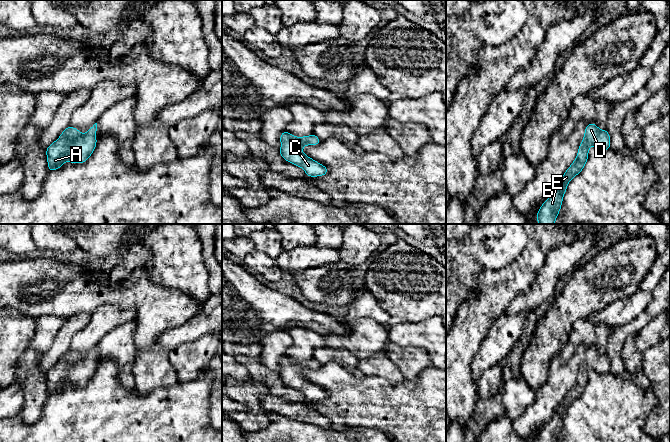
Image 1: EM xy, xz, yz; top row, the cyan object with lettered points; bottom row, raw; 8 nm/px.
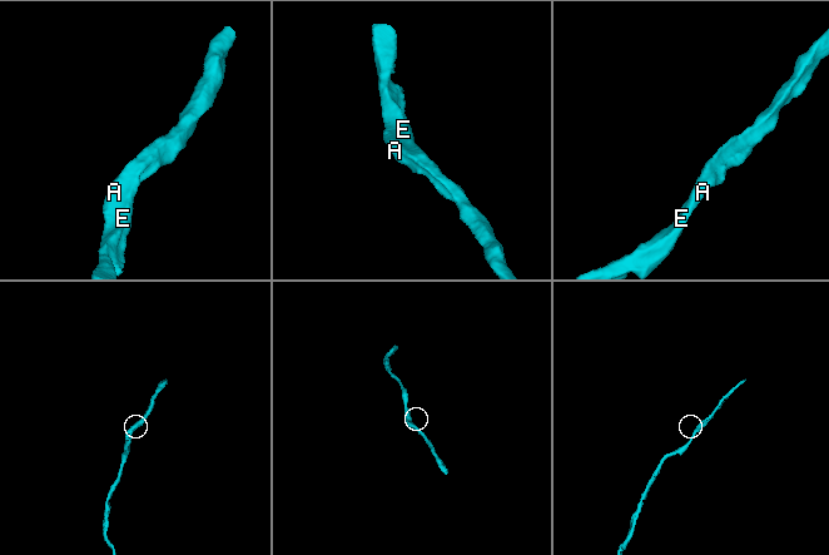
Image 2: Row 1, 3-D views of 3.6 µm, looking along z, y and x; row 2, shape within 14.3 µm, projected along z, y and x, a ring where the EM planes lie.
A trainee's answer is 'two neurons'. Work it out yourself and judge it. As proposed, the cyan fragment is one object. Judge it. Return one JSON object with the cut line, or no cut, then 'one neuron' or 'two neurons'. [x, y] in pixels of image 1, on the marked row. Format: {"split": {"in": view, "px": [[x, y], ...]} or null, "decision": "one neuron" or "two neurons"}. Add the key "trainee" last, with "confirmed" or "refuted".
{"split": null, "decision": "one neuron", "trainee": "refuted"}

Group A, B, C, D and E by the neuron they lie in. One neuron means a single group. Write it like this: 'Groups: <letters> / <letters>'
Groups: A B C D E

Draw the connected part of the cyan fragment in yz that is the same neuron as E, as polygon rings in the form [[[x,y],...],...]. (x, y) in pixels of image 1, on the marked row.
[[[595,123],[586,126],[584,139],[578,149],[578,156],[560,179],[550,198],[540,207],[536,215],[539,224],[555,223],[557,215],[561,209],[563,195],[565,194],[567,185],[569,181],[584,168],[587,162],[590,146],[596,146],[600,150],[610,149],[610,136],[608,132],[606,129],[599,130]]]

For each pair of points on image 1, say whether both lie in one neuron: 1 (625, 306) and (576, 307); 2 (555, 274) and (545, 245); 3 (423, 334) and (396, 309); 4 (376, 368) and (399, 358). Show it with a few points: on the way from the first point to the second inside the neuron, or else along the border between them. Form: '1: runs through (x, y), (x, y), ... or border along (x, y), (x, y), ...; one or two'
1: border along (628, 297), (612, 301), (589, 317); two
2: border along (569, 242), (555, 247), (537, 274); two
3: border along (433, 316), (415, 322), (404, 321); two
4: border along (385, 355), (398, 368), (405, 379); two

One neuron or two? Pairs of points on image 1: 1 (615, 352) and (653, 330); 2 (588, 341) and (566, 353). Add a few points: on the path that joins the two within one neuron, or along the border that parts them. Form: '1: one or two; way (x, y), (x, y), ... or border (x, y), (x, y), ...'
1: two; border (643, 328), (636, 335)
2: one; way (582, 341), (577, 341), (571, 347)

